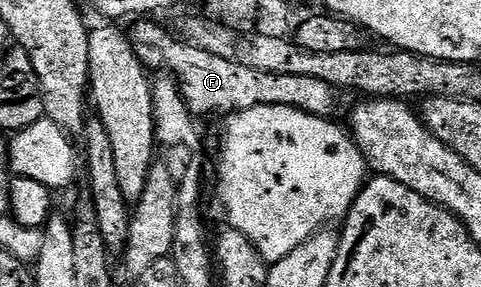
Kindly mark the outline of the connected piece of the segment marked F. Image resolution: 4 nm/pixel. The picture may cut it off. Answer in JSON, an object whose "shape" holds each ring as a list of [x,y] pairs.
{"shape":[[[141,19],[134,24],[137,26],[134,27],[133,33],[131,32],[133,50],[137,52],[140,61],[145,64],[146,70],[161,69],[157,71],[164,71],[177,78],[177,83],[181,86],[181,94],[194,118],[202,119],[201,117],[207,116],[208,113],[232,115],[260,105],[287,105],[292,109],[302,109],[305,113],[326,119],[334,116],[333,112],[337,109],[339,93],[333,86],[323,83],[319,79],[311,79],[307,75],[275,75],[267,71],[259,71],[255,67],[243,67],[234,61],[219,59],[219,55],[211,55],[199,47],[190,45],[180,36],[172,37],[163,26],[156,25],[153,21],[156,20]]]}

